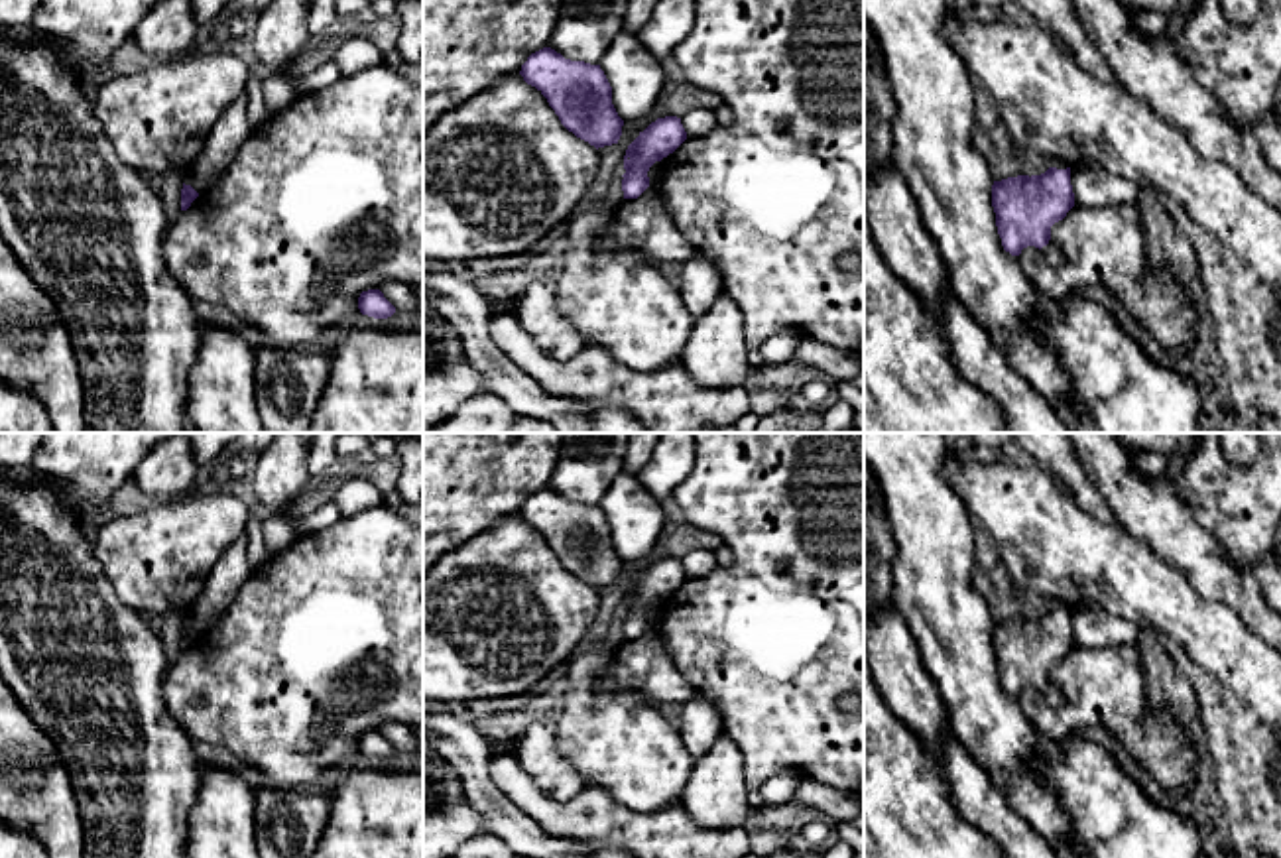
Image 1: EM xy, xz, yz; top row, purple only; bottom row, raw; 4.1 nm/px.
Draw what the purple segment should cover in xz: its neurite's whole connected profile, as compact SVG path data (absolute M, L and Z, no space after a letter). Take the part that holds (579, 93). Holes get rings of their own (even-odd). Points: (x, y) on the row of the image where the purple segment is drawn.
M543 47L527 57L519 75L547 98L561 124L577 138L588 142L596 150L618 144L624 120L612 104L612 87L600 65L571 61L555 49Z

